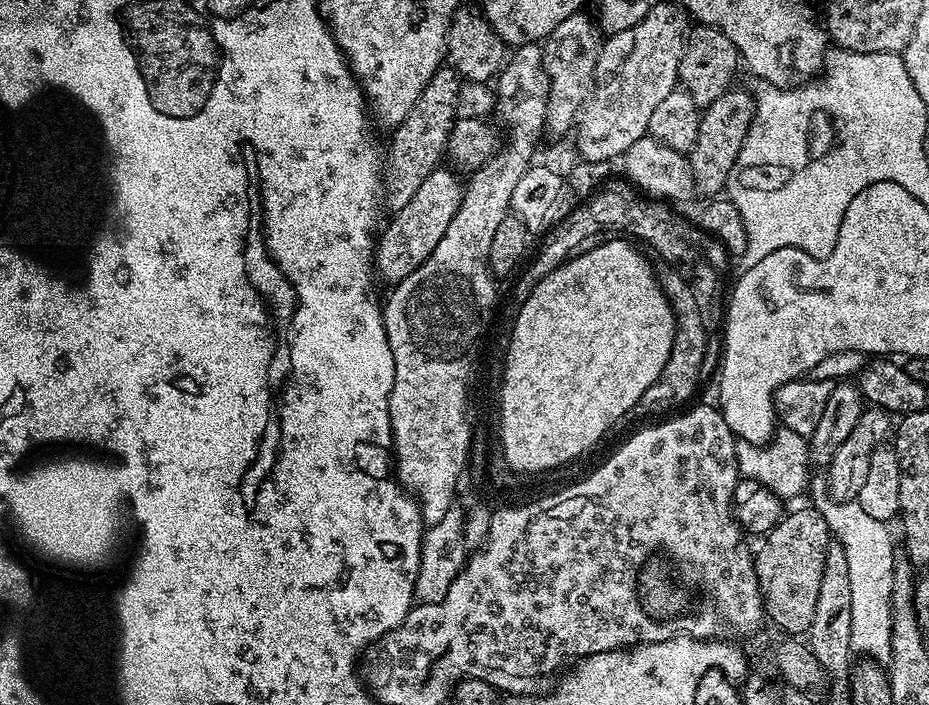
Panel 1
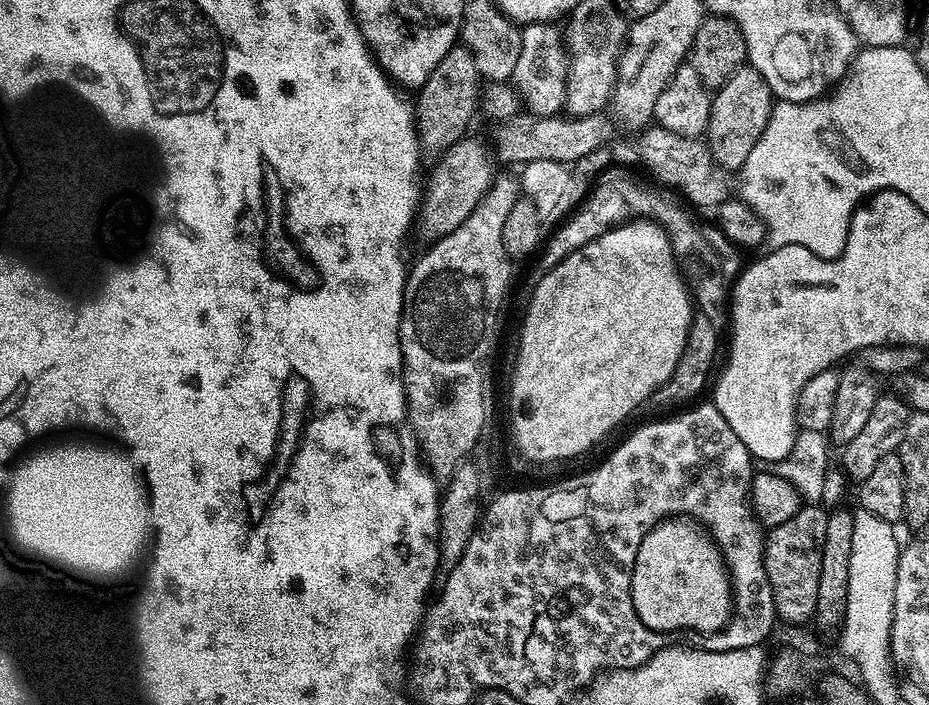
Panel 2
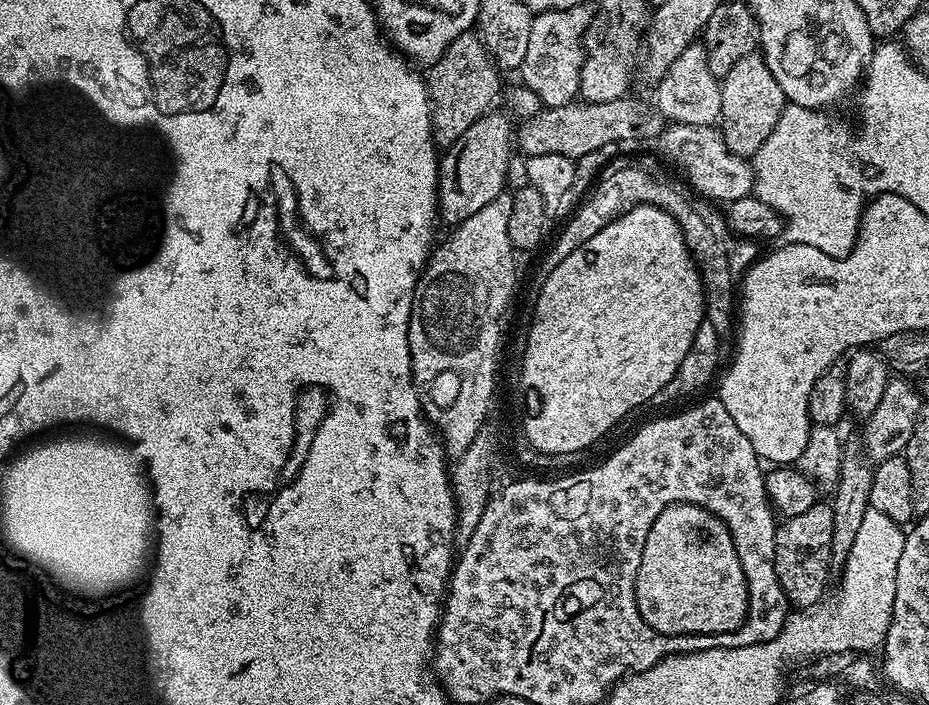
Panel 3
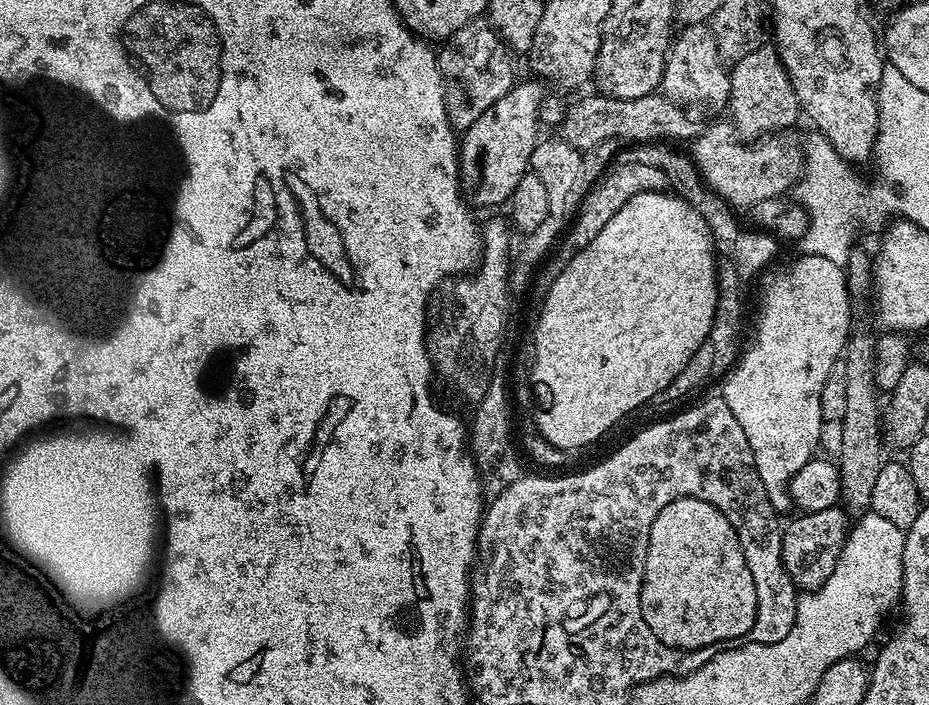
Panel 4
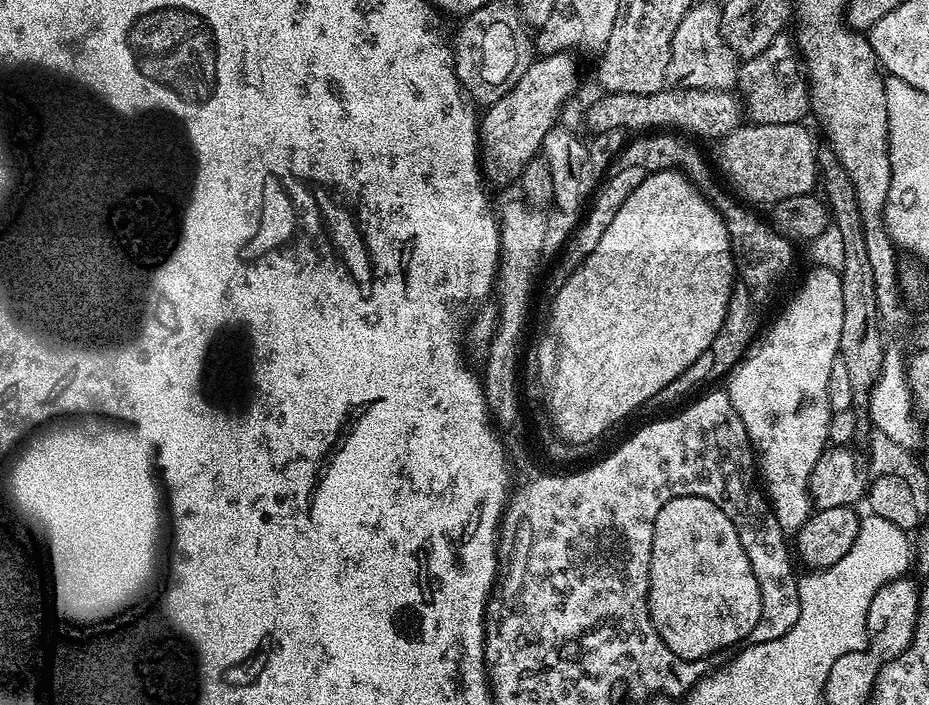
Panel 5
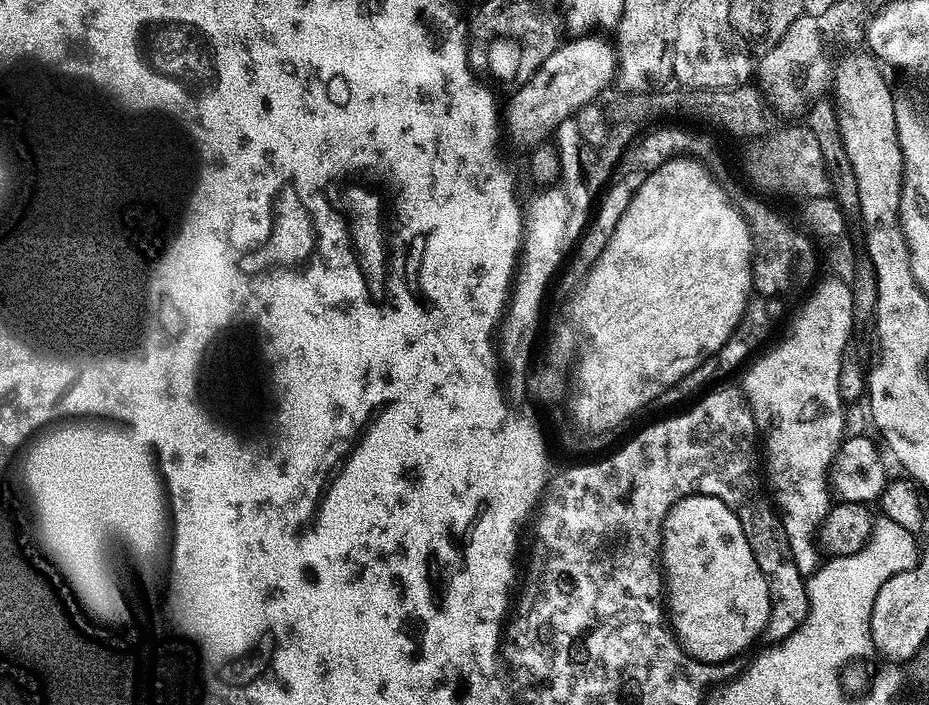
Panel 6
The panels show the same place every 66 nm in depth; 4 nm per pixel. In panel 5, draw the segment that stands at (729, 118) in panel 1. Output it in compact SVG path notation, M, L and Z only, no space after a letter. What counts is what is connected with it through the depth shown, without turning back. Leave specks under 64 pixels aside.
M781 34L754 58L743 61L740 65L738 92L747 119L752 124L799 124L810 112L810 85L802 67L801 57L795 43Z

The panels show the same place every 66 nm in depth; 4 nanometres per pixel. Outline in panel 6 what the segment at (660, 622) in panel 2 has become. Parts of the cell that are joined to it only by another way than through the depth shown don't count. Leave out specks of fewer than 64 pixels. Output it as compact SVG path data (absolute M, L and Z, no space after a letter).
M688 495L684 499L680 499L667 512L667 516L663 522L663 530L661 532L661 567L664 575L664 590L666 593L666 606L671 612L670 623L677 640L684 648L684 652L688 656L698 661L702 661L709 666L715 666L720 662L730 660L742 653L746 648L750 647L754 640L760 638L764 633L764 628L769 622L769 612L772 609L772 603L769 600L768 580L750 550L750 544L742 532L741 523L729 507L726 506L721 499L714 498L713 495Z

